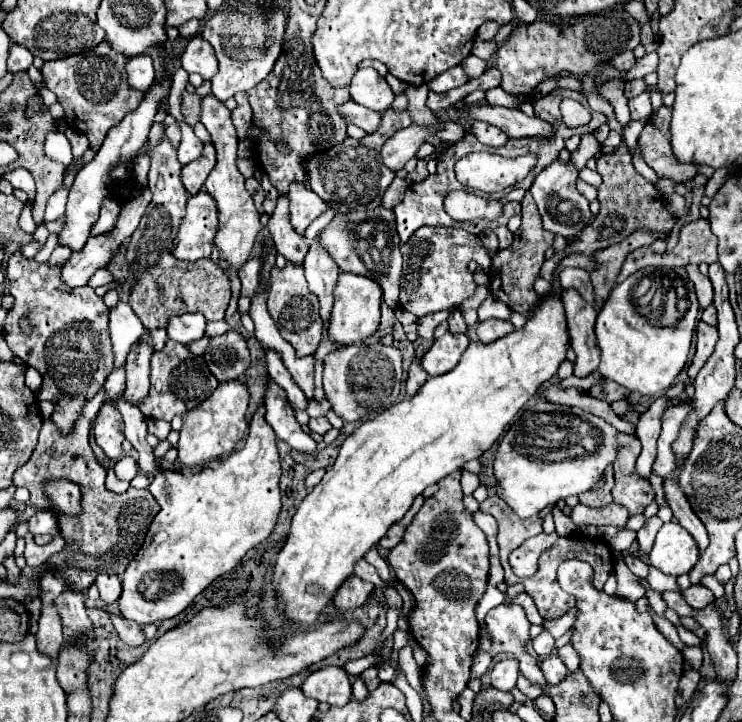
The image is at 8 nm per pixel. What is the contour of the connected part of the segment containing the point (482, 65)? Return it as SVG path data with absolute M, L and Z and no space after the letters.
M468 55L468 59L464 59L464 71L468 73L468 77L480 77L488 67L488 61L480 59L480 57L474 57L474 55Z

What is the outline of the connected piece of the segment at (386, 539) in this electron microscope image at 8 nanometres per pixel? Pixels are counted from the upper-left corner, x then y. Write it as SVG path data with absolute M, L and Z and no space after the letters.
M418 497L418 499L412 503L412 507L406 511L404 519L396 521L396 523L388 529L388 533L378 541L378 545L380 545L380 547L384 547L384 549L394 549L394 547L402 541L402 535L404 535L406 527L410 525L412 517L418 513L418 507L422 507L422 503L424 503L424 497Z

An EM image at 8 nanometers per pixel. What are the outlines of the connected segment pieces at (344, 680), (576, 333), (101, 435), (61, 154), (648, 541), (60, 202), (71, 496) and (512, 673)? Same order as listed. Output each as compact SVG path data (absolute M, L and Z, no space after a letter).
M324 667L314 671L306 677L302 683L302 691L308 697L314 697L318 701L326 701L330 705L346 705L352 697L352 685L350 677L342 667Z
M566 289L562 293L562 299L566 307L570 345L576 353L574 375L586 377L594 373L600 363L600 347L596 343L596 333L594 333L594 323L598 313L592 307L592 303L586 303L580 291L576 289Z
M104 403L100 407L94 421L94 439L110 459L120 459L124 441L124 421L112 403Z
M50 133L46 137L46 145L44 145L44 151L50 159L54 161L60 161L64 165L70 165L73 160L72 151L70 151L70 143L68 143L68 137L62 135L62 133Z
M654 515L654 517L648 519L646 525L638 531L638 545L640 545L642 551L648 553L648 551L652 549L652 545L654 545L654 537L656 537L656 533L658 533L660 527L662 527L662 519L660 519L658 515Z
M60 187L46 205L46 221L56 221L66 207L66 197L68 197L68 187Z
M68 479L60 481L48 481L46 483L46 497L52 501L54 509L58 509L64 515L80 515L80 487Z
M508 657L508 659L500 659L492 673L490 673L490 679L492 679L492 687L500 689L500 691L510 691L514 685L516 685L516 679L518 679L520 671L518 671L518 663L516 659Z

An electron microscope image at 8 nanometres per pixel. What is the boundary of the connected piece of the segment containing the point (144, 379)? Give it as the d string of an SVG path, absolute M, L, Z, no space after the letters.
M144 333L140 341L136 341L130 347L130 353L126 357L126 391L124 397L132 401L134 405L148 395L148 371L150 371L150 355L154 353L150 335Z

